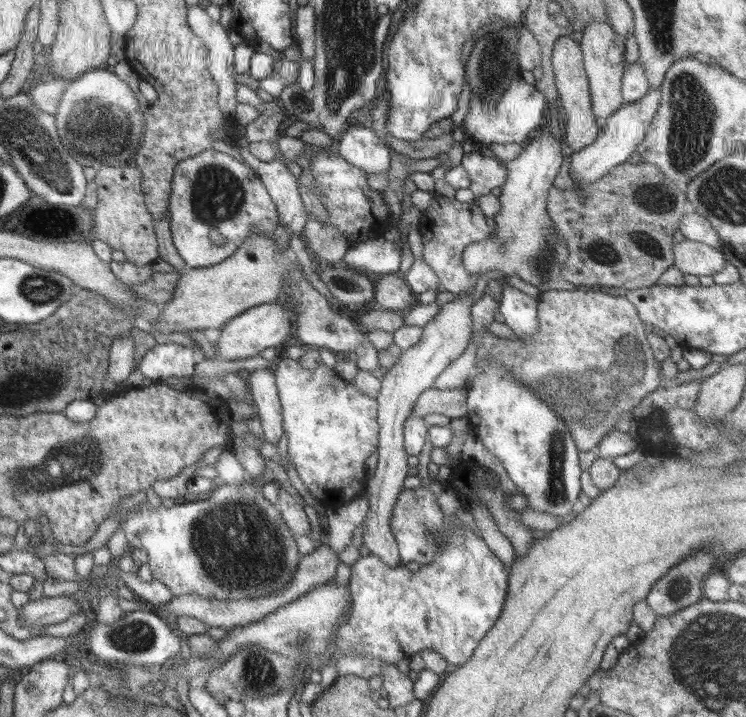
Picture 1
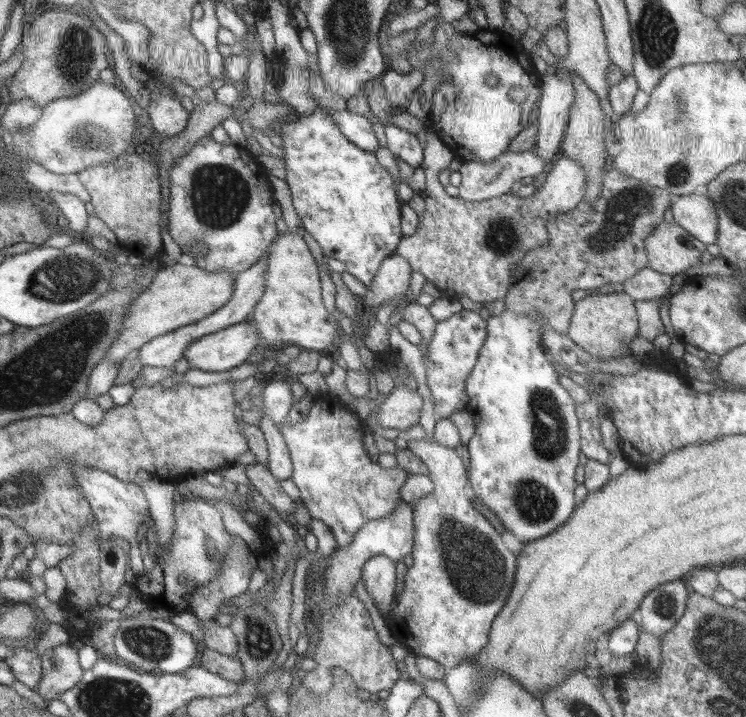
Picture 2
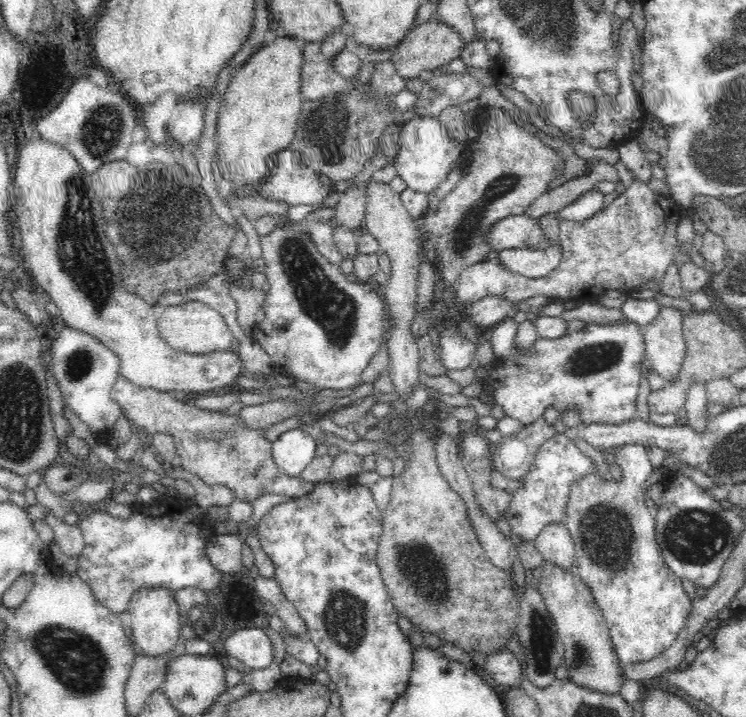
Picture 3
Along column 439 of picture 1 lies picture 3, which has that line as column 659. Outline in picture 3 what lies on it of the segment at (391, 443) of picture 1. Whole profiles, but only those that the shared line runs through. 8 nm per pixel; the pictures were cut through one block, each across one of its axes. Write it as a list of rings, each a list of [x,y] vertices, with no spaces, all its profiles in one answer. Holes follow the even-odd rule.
[[[660,306],[656,318],[644,328],[648,360],[652,370],[664,376],[664,382],[672,382],[680,372],[680,364],[684,362],[684,316],[684,310]]]

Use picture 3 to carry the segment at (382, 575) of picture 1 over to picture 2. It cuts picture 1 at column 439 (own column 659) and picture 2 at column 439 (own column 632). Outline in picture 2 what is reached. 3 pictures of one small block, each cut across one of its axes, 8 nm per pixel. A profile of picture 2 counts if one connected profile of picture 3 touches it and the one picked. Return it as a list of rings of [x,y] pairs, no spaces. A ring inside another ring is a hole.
[[[427,438],[407,440],[407,448],[427,466],[427,476],[433,480],[435,490],[411,504],[415,526],[411,552],[413,564],[405,570],[401,578],[403,590],[401,594],[395,594],[389,610],[383,612],[383,620],[389,626],[391,636],[401,640],[405,650],[413,652],[413,656],[427,656],[445,666],[445,670],[451,670],[461,664],[461,660],[475,656],[483,646],[487,646],[491,622],[503,610],[503,604],[509,598],[517,556],[503,546],[501,532],[489,522],[489,516],[471,504],[467,494],[469,478],[459,450],[445,448],[433,440],[429,442]]]

